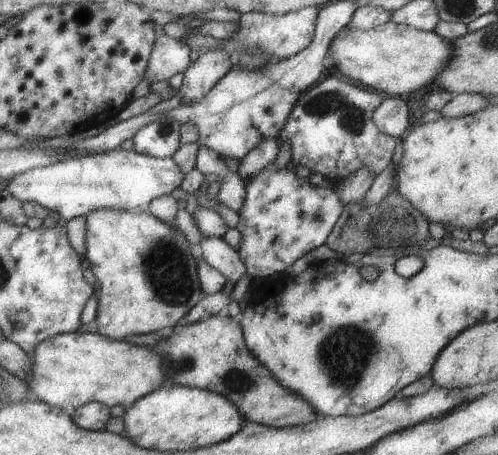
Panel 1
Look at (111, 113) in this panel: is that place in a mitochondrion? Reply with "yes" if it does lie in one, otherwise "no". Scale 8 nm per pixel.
no

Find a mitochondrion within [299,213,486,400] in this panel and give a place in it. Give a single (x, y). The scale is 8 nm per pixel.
(344, 353)

